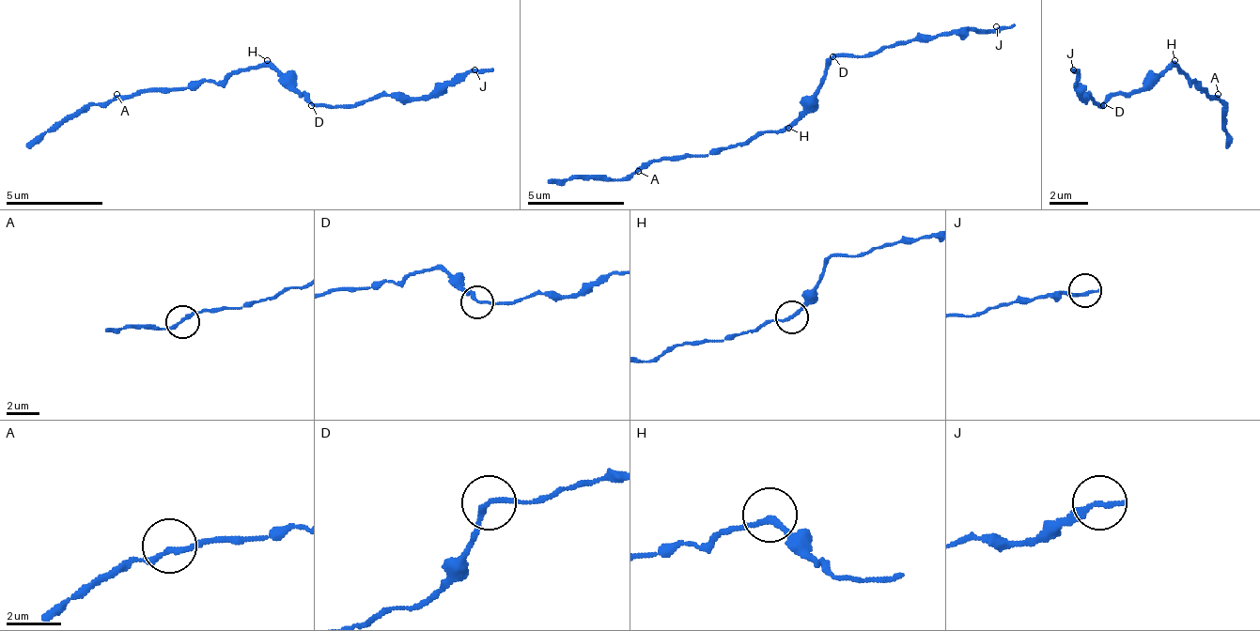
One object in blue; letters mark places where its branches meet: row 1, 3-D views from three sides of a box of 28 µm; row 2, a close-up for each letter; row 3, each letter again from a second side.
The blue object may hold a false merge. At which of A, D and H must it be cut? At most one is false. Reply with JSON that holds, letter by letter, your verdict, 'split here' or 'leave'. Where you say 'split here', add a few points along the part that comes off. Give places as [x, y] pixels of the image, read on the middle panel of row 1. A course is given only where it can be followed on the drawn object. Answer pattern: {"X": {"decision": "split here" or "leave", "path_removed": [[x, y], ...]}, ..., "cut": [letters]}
{"A": {"decision": "leave"}, "D": {"decision": "leave"}, "H": {"decision": "leave"}, "cut": []}

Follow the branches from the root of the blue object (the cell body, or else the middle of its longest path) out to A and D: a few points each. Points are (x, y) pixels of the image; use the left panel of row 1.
A: (267, 65), (233, 69), (223, 79), (199, 79), (184, 89), (141, 89), (136, 94), (116, 94)
D: (267, 65), (310, 103)

